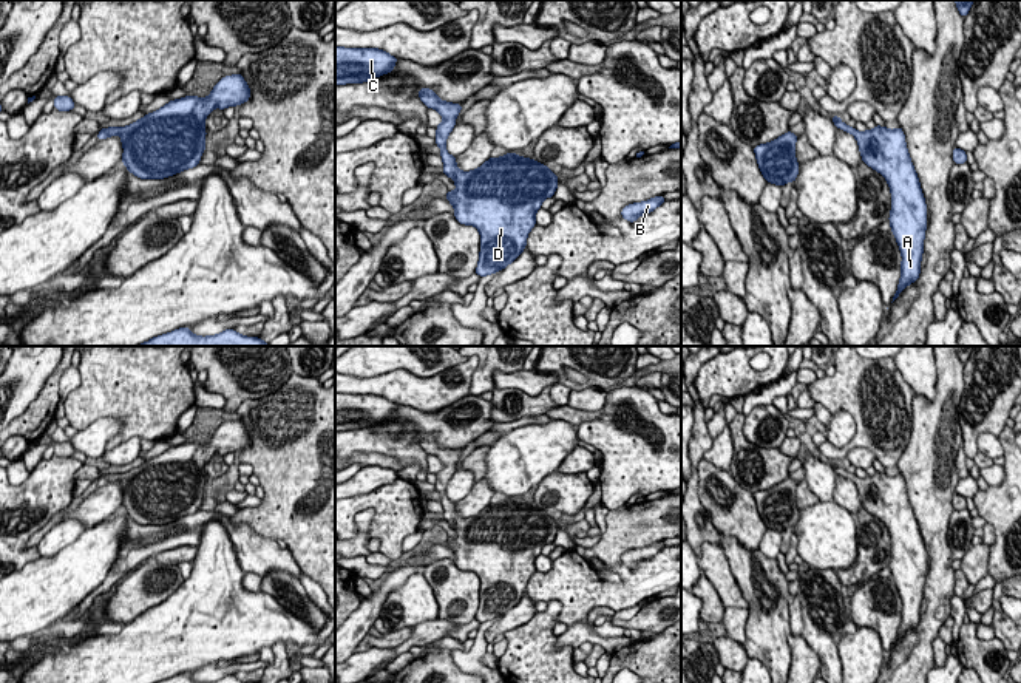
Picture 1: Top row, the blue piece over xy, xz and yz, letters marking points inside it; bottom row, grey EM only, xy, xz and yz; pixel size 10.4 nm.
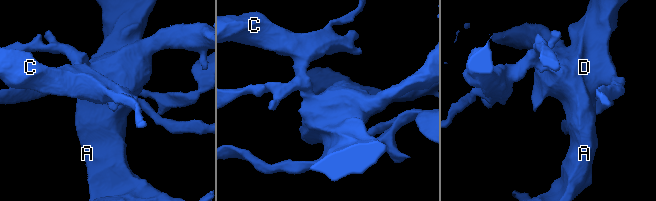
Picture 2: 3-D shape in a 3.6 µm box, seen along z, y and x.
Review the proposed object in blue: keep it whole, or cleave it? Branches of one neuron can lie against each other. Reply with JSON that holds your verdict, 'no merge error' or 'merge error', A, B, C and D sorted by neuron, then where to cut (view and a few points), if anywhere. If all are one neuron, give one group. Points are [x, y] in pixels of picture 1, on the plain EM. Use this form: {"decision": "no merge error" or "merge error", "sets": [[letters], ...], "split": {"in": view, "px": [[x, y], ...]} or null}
{"decision": "no merge error", "sets": [["A", "B", "C", "D"]], "split": null}

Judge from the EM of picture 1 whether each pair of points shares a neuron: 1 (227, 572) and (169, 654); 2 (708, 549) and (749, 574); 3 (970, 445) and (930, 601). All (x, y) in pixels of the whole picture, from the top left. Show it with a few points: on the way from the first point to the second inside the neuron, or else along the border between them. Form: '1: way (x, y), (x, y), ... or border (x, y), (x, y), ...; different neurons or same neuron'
1: way (213, 592), (212, 604), (183, 634); same neuron
2: border (703, 541), (711, 541), (722, 547), (740, 594); different neurons
3: border (958, 410), (963, 445); different neurons

